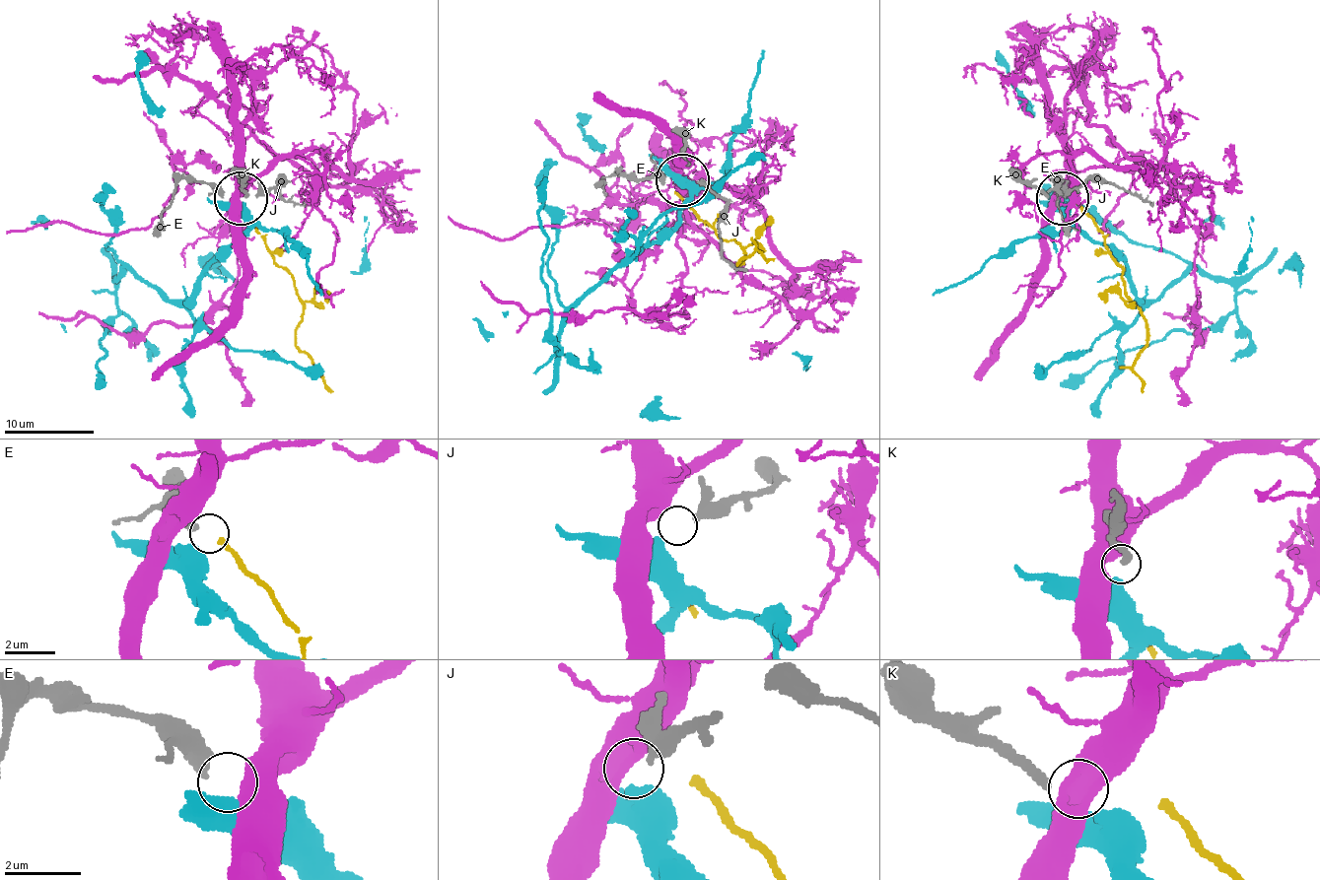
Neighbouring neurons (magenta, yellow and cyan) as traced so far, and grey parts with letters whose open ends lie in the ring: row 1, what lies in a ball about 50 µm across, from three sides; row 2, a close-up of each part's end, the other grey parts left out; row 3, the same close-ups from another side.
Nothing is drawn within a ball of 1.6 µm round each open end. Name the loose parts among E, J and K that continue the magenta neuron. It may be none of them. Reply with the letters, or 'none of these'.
none of these

